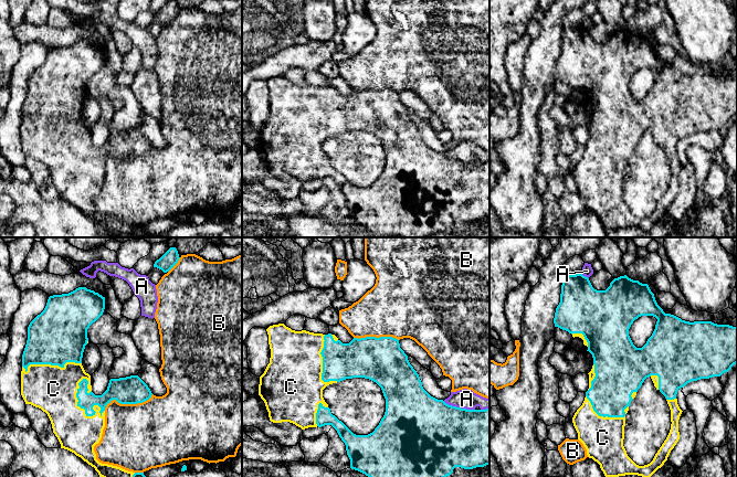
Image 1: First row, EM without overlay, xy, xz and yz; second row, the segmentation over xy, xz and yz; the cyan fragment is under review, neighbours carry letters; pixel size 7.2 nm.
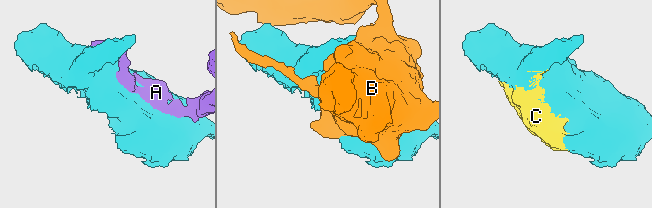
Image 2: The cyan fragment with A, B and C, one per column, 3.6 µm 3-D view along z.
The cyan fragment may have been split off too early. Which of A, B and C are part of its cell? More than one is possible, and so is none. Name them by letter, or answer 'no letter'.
C

